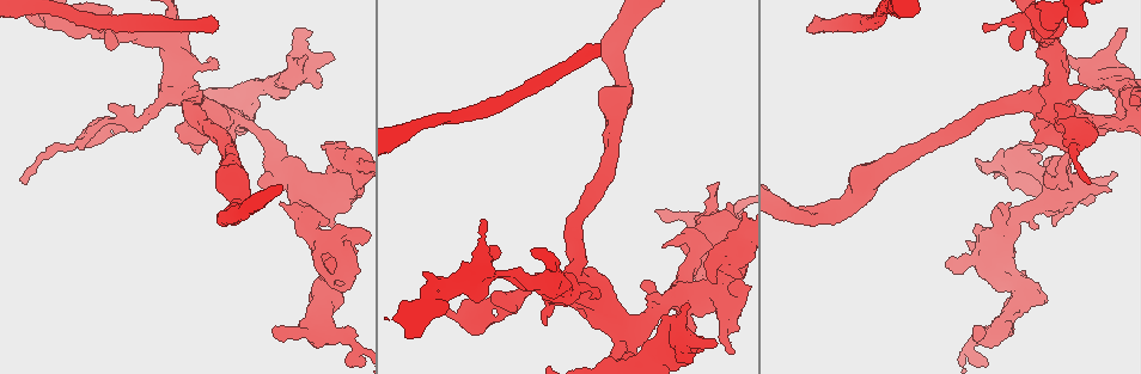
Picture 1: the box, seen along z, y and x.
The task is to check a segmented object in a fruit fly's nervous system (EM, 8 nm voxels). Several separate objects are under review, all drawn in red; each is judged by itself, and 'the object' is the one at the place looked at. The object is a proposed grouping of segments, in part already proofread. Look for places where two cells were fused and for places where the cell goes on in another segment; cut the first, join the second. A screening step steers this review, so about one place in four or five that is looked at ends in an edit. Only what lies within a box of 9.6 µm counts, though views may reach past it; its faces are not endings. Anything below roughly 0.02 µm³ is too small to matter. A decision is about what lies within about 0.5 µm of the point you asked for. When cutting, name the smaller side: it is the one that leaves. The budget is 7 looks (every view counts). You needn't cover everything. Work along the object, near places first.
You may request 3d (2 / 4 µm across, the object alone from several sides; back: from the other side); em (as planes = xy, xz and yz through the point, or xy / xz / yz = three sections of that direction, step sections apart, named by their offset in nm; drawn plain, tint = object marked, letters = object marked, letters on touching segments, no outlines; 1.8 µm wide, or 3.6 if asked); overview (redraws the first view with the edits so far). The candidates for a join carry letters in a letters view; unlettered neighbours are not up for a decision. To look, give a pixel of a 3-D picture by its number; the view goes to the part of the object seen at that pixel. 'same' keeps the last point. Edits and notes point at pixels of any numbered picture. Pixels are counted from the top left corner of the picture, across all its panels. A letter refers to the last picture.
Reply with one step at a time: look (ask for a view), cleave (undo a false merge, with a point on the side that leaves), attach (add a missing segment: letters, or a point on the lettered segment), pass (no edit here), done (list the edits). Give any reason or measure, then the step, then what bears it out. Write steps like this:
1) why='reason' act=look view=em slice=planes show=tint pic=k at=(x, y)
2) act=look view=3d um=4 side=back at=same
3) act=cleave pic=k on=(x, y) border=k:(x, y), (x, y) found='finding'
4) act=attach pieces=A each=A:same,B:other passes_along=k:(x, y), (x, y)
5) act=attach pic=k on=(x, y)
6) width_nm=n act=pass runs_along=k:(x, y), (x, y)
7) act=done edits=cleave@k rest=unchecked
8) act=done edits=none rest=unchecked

why='free end' act=look view=3d um=4 pic=1 at=(1114, 119)

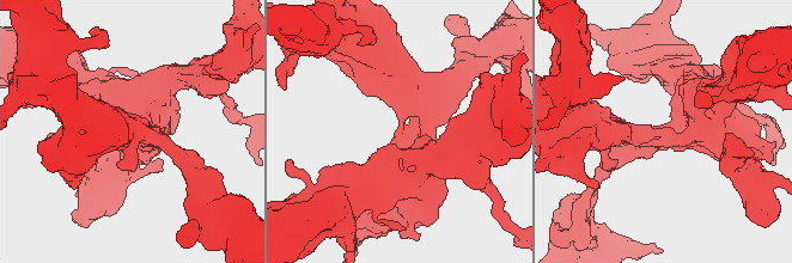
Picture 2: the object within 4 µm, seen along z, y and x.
arm_widths_nm=220,260 why='shape alone is not enough' act=look view=em slice=planes show=letters pic=2 at=(669, 135)

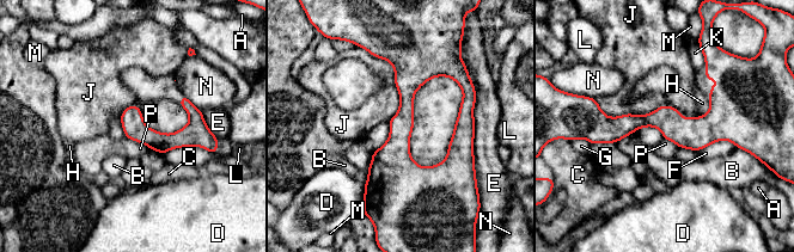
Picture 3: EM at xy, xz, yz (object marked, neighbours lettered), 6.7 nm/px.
longest_contact=E:550nm act=pass each=A:other,B:other,C:other,D:other,E:other,F:other,G:other,H:other,J:other,K:other,L:other,M:other,N:other,P:other runs_along=3:(395, 53), (405, 65), (407, 196) found='no lettered segment goes on from it'

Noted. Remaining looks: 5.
why='free end' act=look view=em slice=xy step=8 show=tint pic=1 at=(1089, 183)

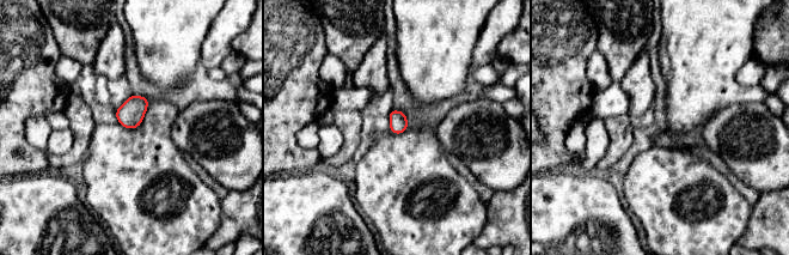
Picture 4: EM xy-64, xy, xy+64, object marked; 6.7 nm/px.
why='cut it another way' act=look view=em slice=yz step=8 show=letters at=same

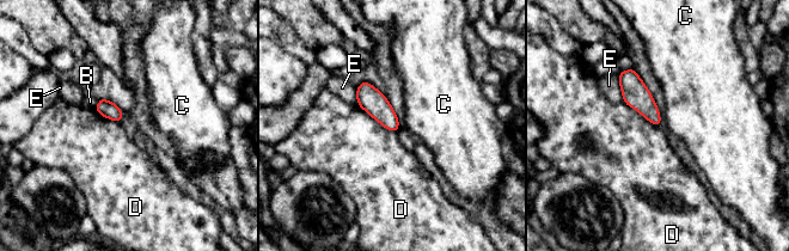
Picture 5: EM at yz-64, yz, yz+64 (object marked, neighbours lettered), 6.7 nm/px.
act=pass each=B:other,C:other,D:other,E:other border=5:(356, 104), (384, 127), (396, 132) found='no lettered segment goes on from it'

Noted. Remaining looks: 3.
why='abrupt turn' act=look view=em slice=yz step=4 show=letters pic=1 at=(552, 276)

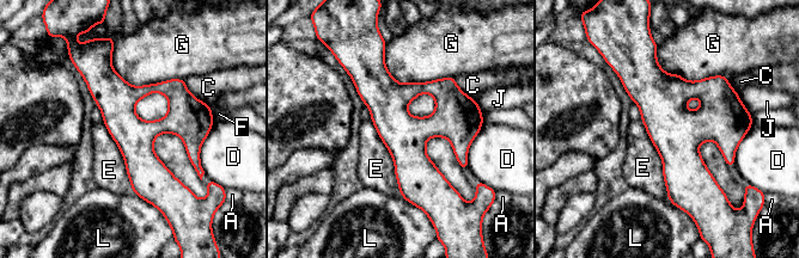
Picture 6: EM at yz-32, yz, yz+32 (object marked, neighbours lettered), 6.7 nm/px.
act=pass each=A:other,C:other,D:other,E:other,F:other,G:other,J:other,L:other border=6:(641, 118), (660, 158), (668, 197) found='all the same cell'

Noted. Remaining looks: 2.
act=done edits=none rest=unchecked

